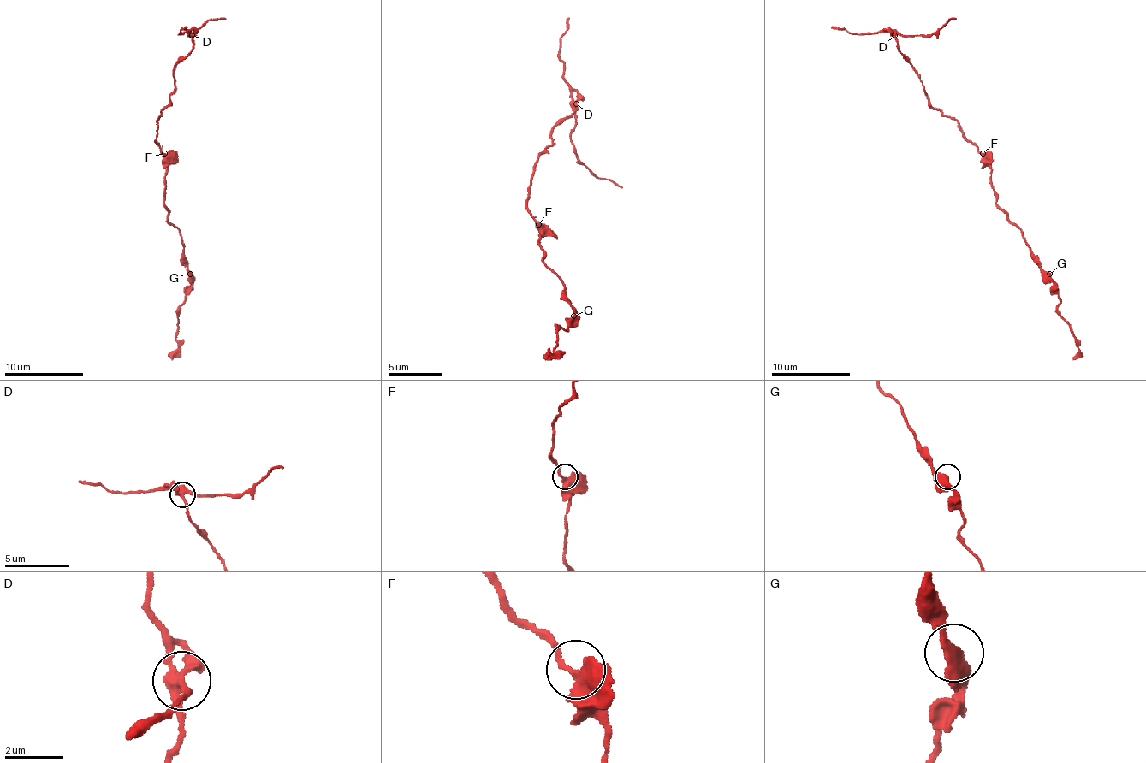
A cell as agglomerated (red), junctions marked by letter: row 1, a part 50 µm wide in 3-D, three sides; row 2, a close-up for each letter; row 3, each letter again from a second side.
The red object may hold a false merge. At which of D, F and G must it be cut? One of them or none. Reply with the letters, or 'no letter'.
D

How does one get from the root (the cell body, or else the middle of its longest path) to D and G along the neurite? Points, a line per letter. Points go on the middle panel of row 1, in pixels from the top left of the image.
D: (538, 224), (528, 208), (528, 189), (533, 165), (552, 144), (552, 130), (576, 109), (576, 103)
G: (538, 224), (541, 233), (538, 245), (544, 254), (544, 262), (563, 280), (566, 299), (573, 310), (573, 316)

